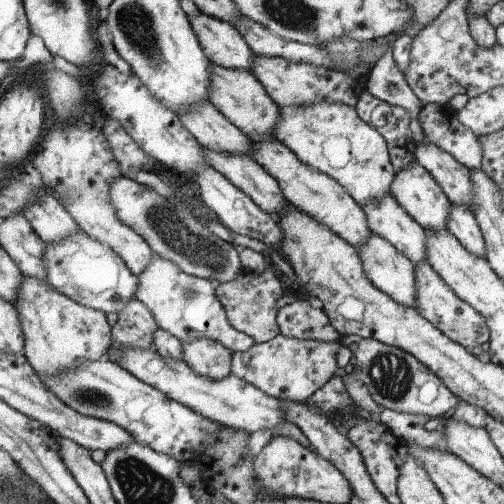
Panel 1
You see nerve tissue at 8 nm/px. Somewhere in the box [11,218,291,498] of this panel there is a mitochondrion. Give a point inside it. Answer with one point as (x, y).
(95, 398)

